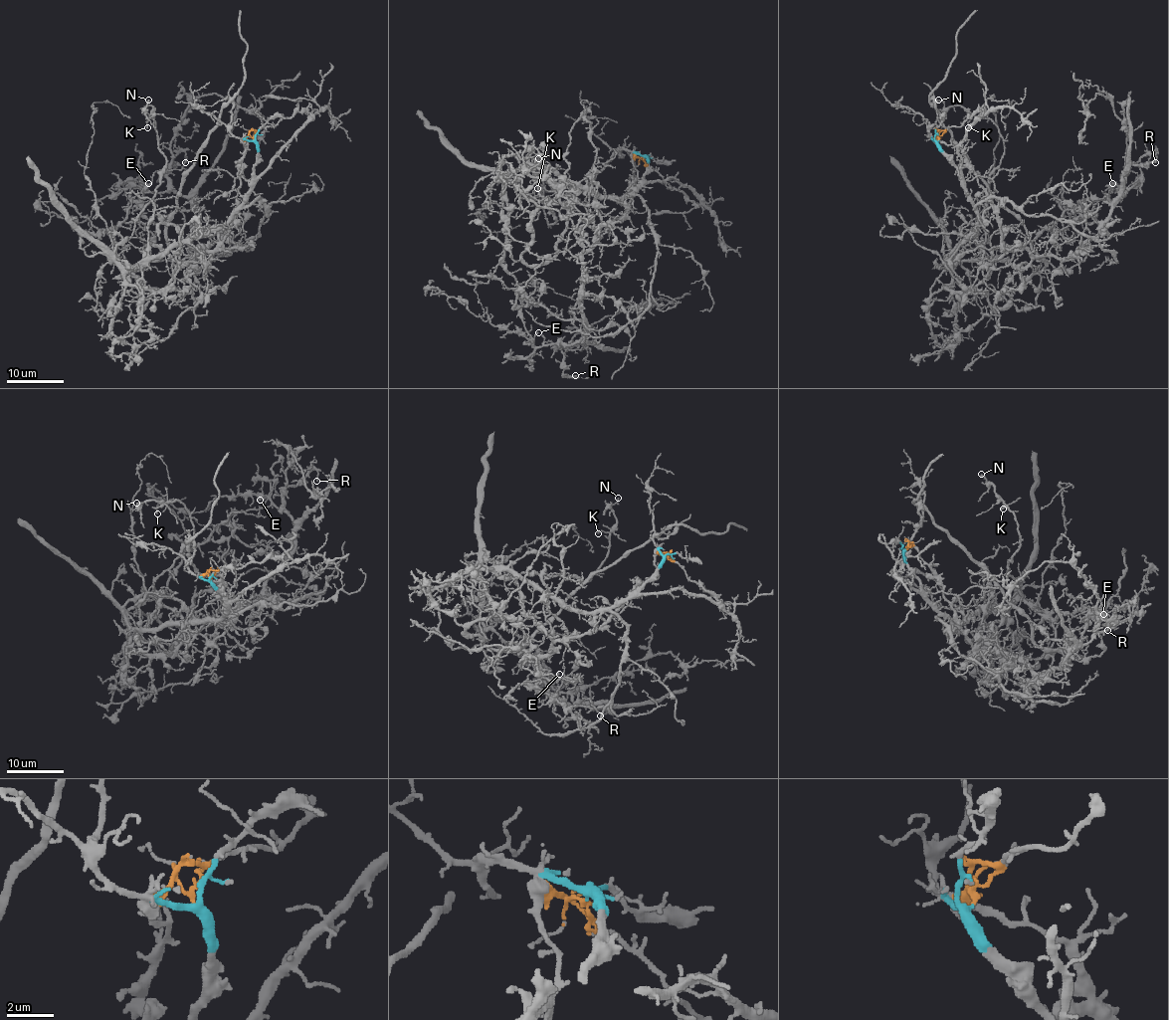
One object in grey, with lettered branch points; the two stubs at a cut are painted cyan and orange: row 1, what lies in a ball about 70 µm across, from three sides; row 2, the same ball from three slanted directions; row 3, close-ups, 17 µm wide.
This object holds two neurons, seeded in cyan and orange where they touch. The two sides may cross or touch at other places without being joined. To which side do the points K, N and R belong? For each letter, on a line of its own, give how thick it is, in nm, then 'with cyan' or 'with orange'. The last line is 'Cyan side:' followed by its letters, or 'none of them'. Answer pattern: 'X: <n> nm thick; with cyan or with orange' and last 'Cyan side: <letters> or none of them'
K: 110 nm thick; with cyan
N: 150 nm thick; with cyan
R: 120 nm thick; with orange
Cyan side: K, N

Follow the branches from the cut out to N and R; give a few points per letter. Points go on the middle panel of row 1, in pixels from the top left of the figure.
N: (645, 158), (642, 181), (622, 197), (542, 167), (506, 172), (552, 224), (538, 158)
R: (643, 158), (633, 159), (627, 213), (583, 256), (589, 328), (557, 344), (564, 375), (576, 375)

